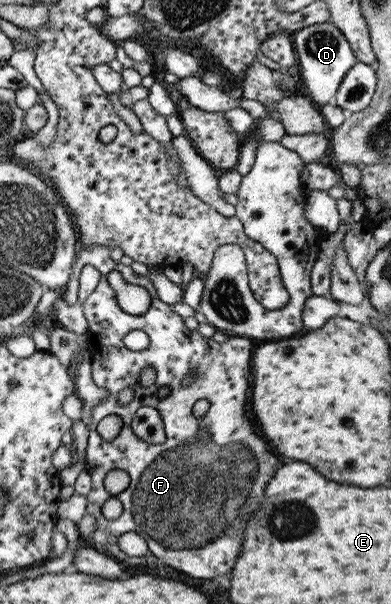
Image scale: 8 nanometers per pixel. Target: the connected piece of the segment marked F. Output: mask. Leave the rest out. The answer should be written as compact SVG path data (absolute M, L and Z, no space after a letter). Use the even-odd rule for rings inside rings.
M84 246L78 248L75 252L75 258L71 267L71 272L64 286L60 298L68 304L76 303L76 292L78 287L78 275L80 269L84 265L92 265L99 273L99 280L94 290L84 299L82 303L82 312L87 323L86 329L86 350L90 352L91 359L91 378L96 387L102 387L108 392L108 395L98 405L94 405L90 409L90 424L87 426L87 444L84 453L84 468L90 476L90 491L86 494L86 511L88 515L95 517L96 529L83 540L90 548L96 549L98 553L110 556L124 565L124 561L128 559L130 565L140 565L142 557L134 558L120 551L117 546L117 538L127 532L136 533L144 539L150 555L154 555L154 559L162 559L162 567L174 567L174 571L178 571L178 575L188 575L194 579L208 579L212 575L222 575L228 573L230 567L234 565L234 559L238 555L238 545L242 539L242 529L244 523L248 521L246 517L250 517L250 513L254 513L258 509L260 503L260 495L262 495L262 487L266 485L266 479L270 479L270 475L274 473L276 457L268 451L268 445L254 433L244 407L249 407L248 403L248 385L250 385L252 357L252 339L243 336L230 336L223 343L218 343L209 338L202 337L197 330L190 330L183 324L183 317L170 310L170 305L160 301L156 295L154 285L150 283L150 279L140 274L135 274L130 270L130 266L120 264L113 261L109 256L109 249L106 246ZM110 271L118 271L124 282L128 284L139 285L146 288L150 293L150 305L146 312L142 315L128 315L124 311L120 311L118 303L116 303L116 293L114 289L110 289L106 274ZM132 330L140 330L146 333L149 344L140 351L132 351L124 347L122 338L126 333ZM144 367L154 369L154 382L150 386L142 386L138 382L140 371ZM186 375L192 376L190 384L182 384L182 379ZM166 386L169 395L165 399L158 400L155 392L158 388ZM124 387L132 388L134 396L126 406L116 406L115 402L118 393ZM205 399L210 407L206 414L195 419L192 416L191 408L194 402ZM140 407L152 407L156 409L160 420L163 424L165 441L162 444L148 444L138 440L131 431L130 421L132 414ZM108 414L118 415L122 419L122 428L120 434L114 437L112 441L103 441L96 435L96 423L106 417ZM114 469L122 469L128 473L129 484L124 491L115 495L115 498L122 505L122 512L116 519L108 520L102 516L100 506L108 497L102 480L108 471Z

